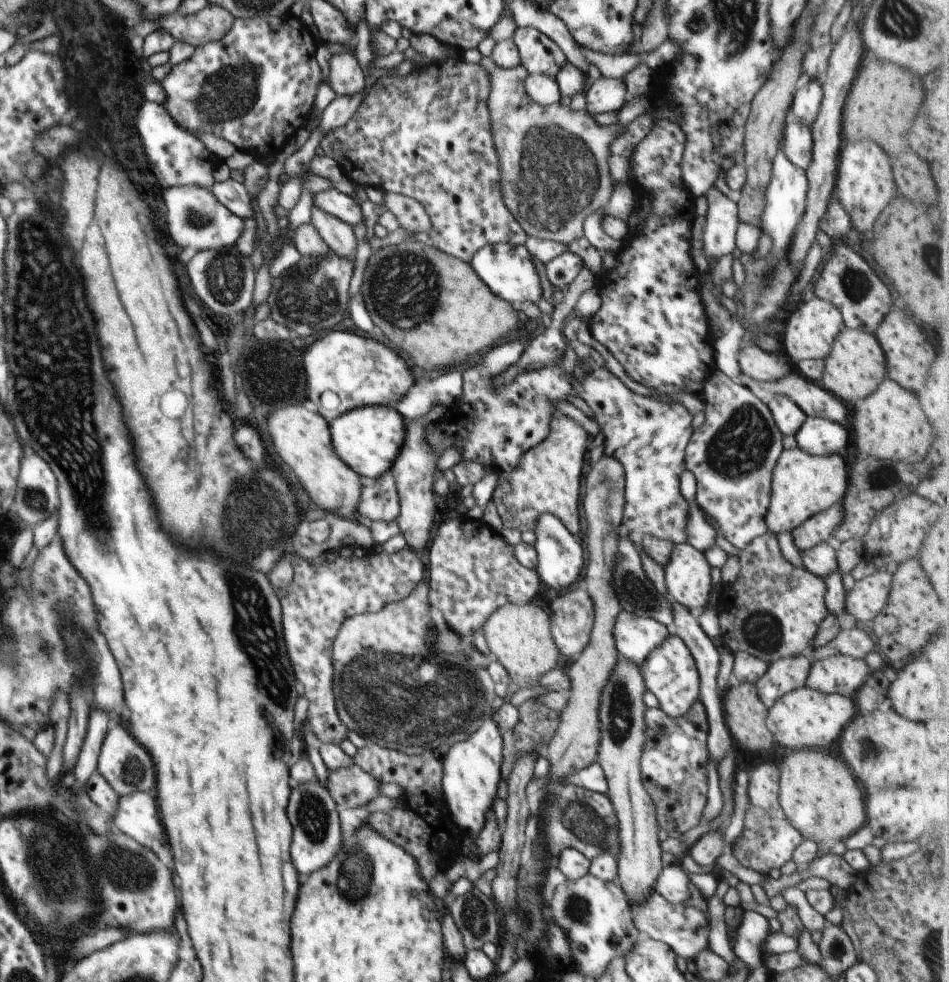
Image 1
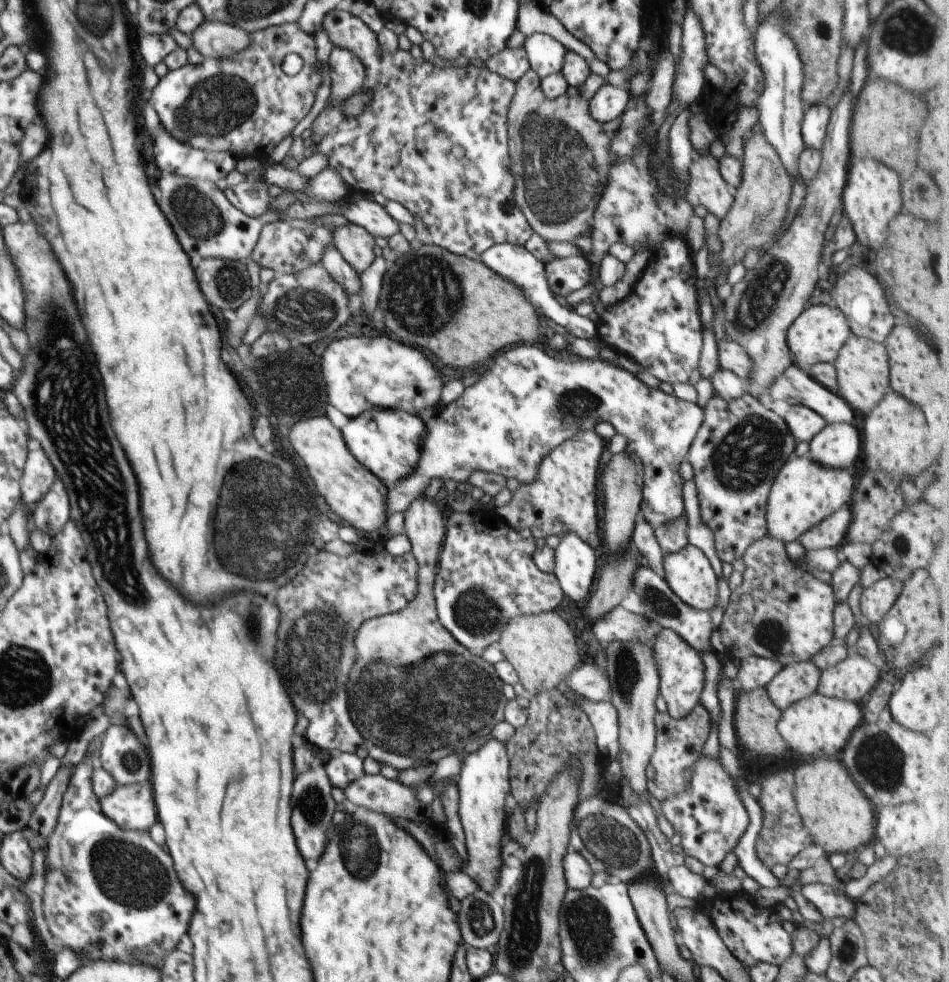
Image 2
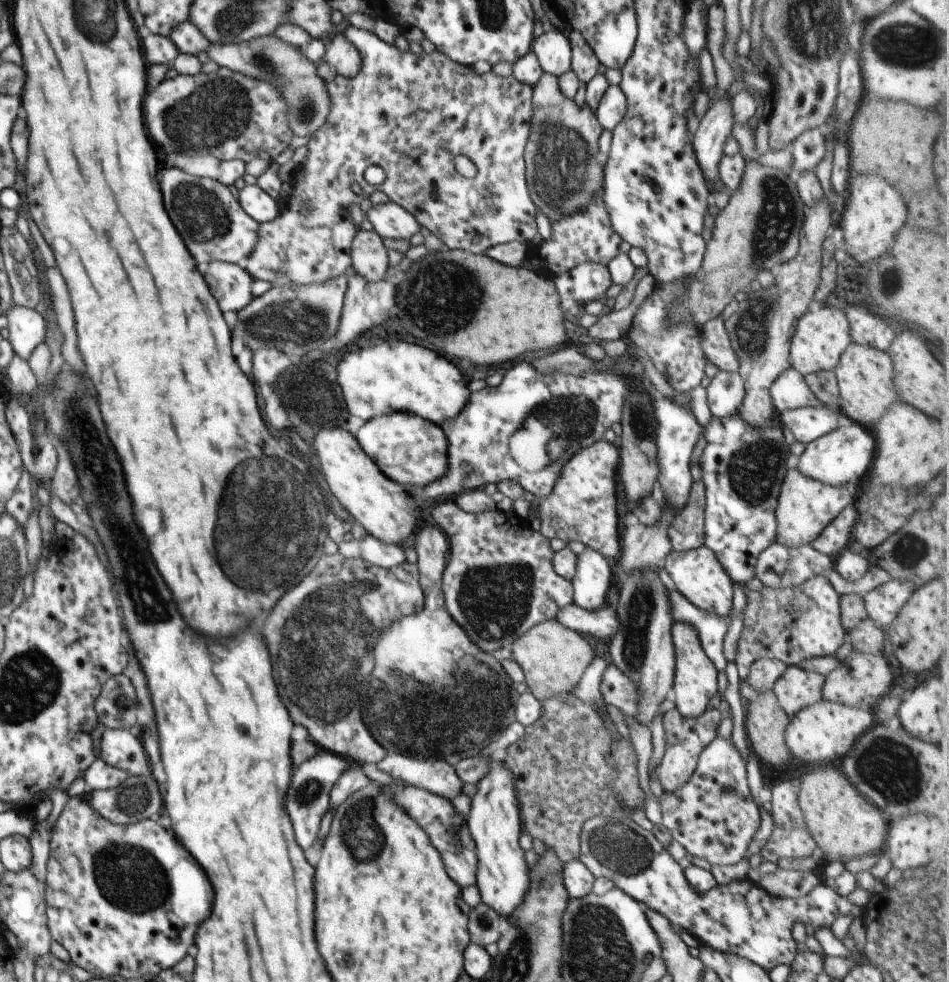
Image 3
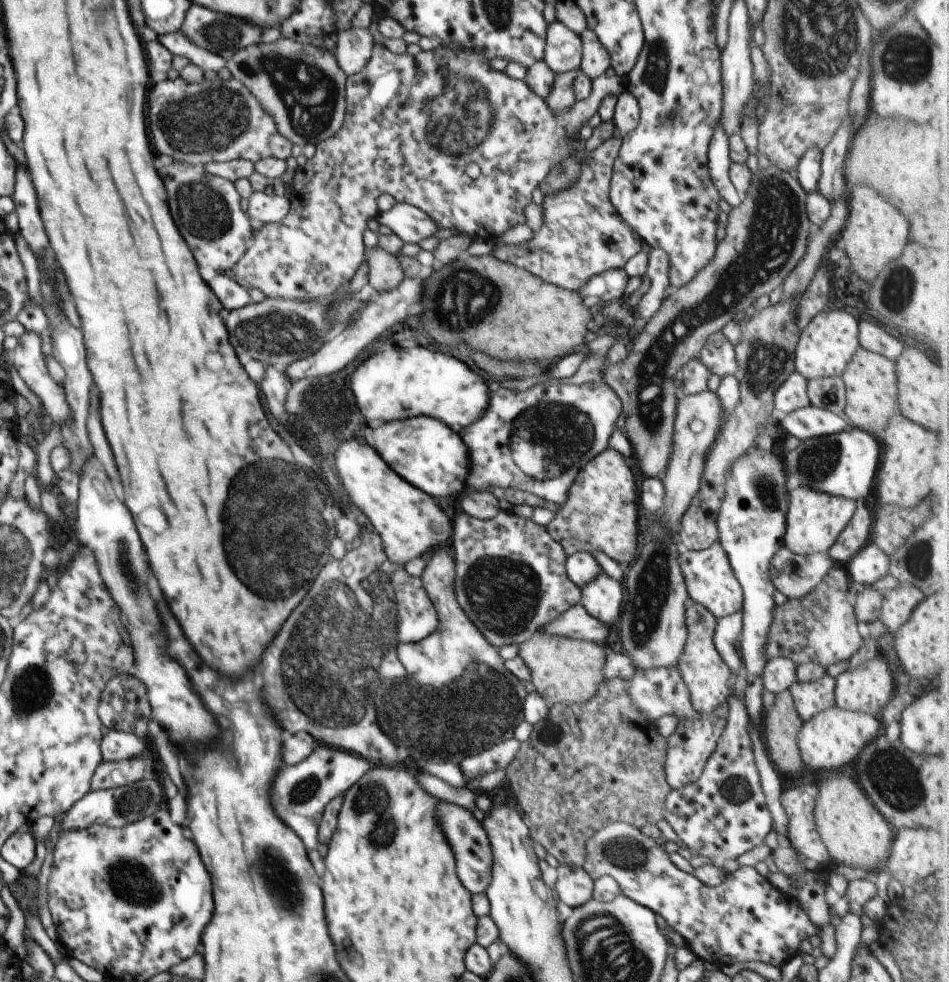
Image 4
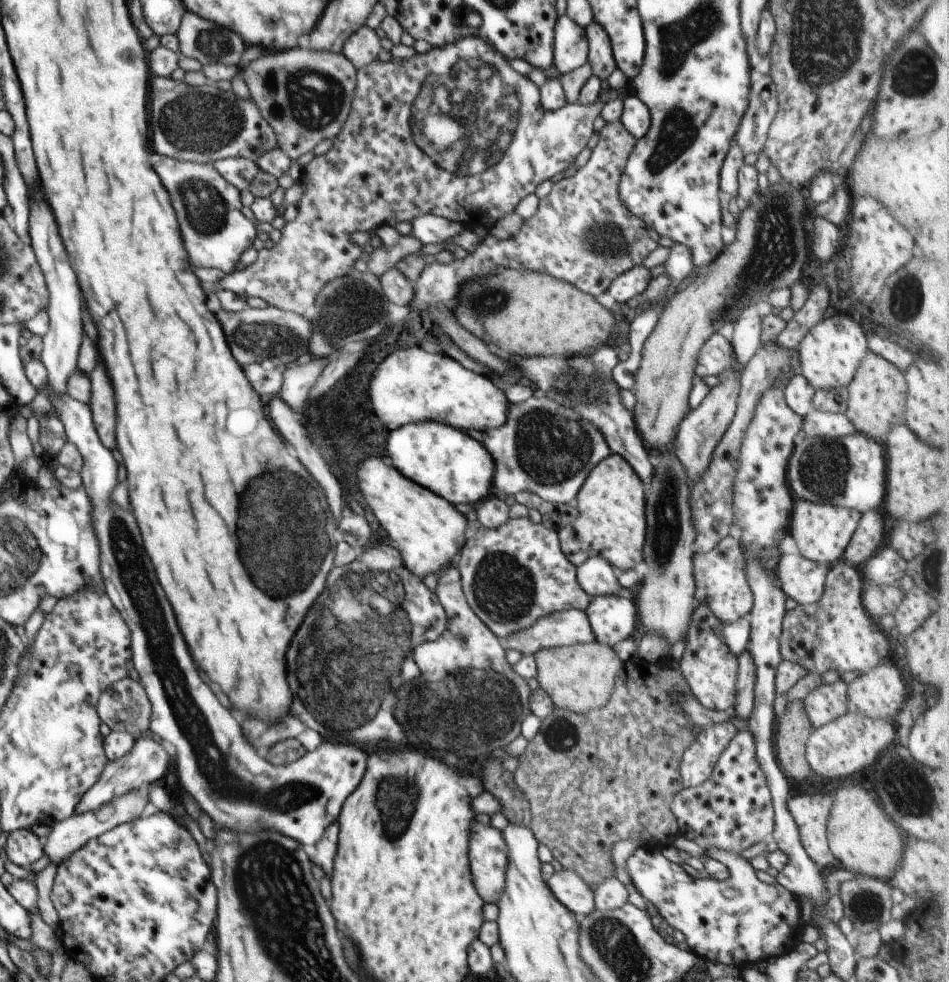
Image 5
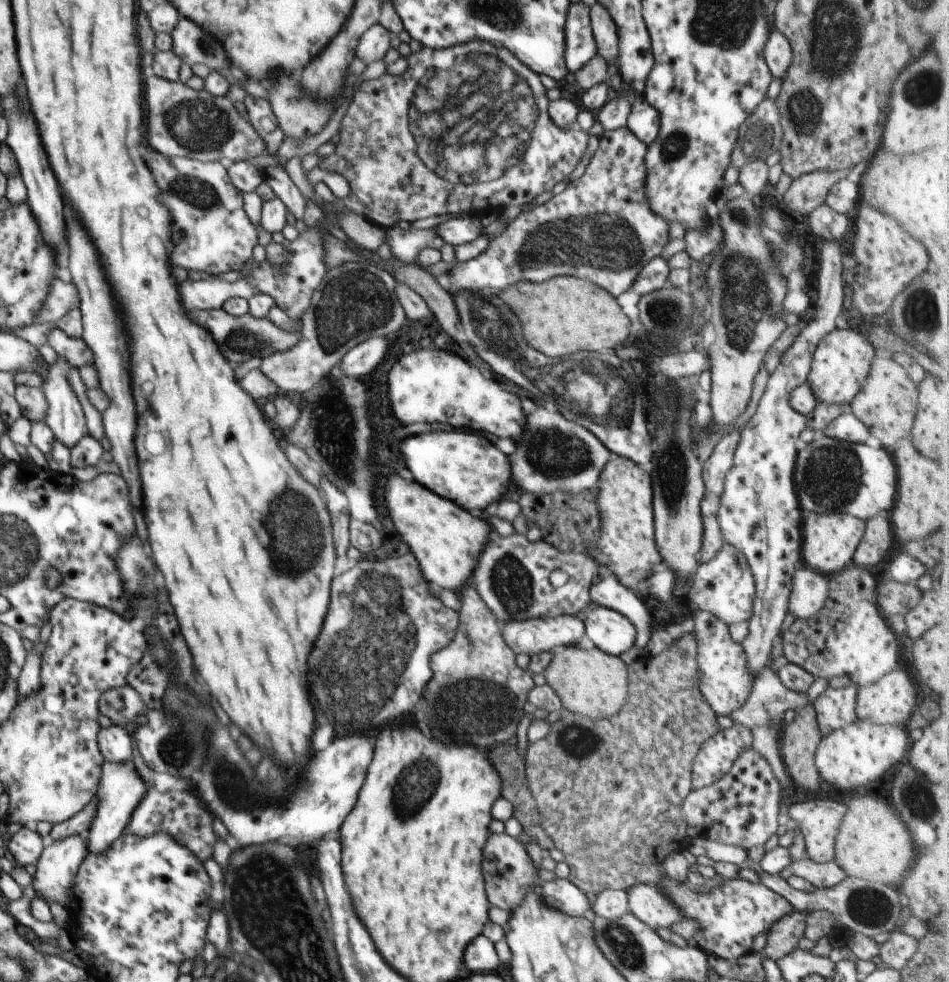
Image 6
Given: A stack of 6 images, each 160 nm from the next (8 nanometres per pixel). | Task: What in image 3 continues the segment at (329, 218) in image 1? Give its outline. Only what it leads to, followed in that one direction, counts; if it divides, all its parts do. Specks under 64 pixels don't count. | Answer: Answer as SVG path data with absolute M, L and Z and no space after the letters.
M358 230L350 244L352 267L368 282L381 282L387 275L388 254L383 239L374 231Z

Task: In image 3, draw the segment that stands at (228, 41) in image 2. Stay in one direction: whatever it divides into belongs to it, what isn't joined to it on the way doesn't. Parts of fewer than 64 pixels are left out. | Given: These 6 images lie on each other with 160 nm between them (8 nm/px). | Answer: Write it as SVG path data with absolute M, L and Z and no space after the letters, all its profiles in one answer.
M275 35L252 38L238 44L222 44L222 42L210 42L206 50L208 58L216 62L220 67L230 68L234 72L240 72L244 76L252 76L256 80L264 80L274 84L288 110L286 118L290 124L290 130L300 139L314 135L314 132L326 124L326 118L330 114L330 96L326 88L326 82L318 76L318 63L310 62L304 52L283 42Z

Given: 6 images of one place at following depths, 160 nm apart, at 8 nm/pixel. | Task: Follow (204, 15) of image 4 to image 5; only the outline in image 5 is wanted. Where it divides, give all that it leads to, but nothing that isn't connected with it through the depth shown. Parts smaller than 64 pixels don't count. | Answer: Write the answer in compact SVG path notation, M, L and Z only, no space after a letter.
M187 10L175 38L179 41L178 54L181 57L194 58L202 65L226 64L227 66L238 66L246 49L245 43L238 34Z

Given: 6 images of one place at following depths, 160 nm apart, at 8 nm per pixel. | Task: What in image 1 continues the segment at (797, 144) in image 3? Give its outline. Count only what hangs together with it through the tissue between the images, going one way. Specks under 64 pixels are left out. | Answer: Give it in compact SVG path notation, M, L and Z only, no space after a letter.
M811 79L793 98L791 115L811 128L818 116L823 99L821 80Z

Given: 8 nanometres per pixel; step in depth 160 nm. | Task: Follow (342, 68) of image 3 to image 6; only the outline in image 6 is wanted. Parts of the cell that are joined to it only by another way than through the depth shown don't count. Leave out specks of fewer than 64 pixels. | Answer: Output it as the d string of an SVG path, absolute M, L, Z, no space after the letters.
M376 23L362 34L355 50L355 56L363 60L367 65L382 60L391 47L390 42L392 42L390 31L380 23Z

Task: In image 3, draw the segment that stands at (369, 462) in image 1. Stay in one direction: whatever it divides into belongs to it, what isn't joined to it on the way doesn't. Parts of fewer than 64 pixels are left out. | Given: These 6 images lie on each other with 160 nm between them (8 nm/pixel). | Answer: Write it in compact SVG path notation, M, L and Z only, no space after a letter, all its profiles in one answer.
M394 412L386 416L370 418L359 428L354 438L358 440L358 446L362 451L376 462L380 472L404 488L418 486L424 489L426 484L435 482L446 474L448 440L438 425L420 416Z

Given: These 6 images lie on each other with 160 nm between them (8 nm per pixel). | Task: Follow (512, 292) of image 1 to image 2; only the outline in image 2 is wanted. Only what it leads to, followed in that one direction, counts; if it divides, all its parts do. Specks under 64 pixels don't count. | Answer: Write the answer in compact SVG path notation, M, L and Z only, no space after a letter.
M510 243L496 244L482 252L480 262L484 262L498 276L502 276L508 282L512 282L516 288L522 288L522 294L526 296L526 300L536 307L536 310L543 317L552 319L576 338L592 339L597 337L597 323L592 322L588 317L578 315L574 308L567 307L561 299L553 296L546 279L545 264L534 258L524 245L516 246Z

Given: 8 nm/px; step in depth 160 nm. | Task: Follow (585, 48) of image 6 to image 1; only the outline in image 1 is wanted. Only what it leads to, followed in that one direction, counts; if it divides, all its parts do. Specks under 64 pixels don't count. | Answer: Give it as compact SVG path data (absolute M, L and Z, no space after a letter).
M520 27L513 36L519 50L521 64L530 75L555 77L568 62L564 51L542 31L534 27Z

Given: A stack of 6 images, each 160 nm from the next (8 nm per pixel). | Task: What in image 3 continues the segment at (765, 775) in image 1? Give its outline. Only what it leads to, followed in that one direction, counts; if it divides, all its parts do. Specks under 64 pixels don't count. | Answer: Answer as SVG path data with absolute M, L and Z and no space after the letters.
M798 778L794 780L784 780L777 782L771 789L772 796L770 803L771 816L774 822L773 832L768 842L760 850L762 860L778 863L782 858L808 858L816 850L817 844L806 828L804 816L798 804L798 792L800 792L800 782Z

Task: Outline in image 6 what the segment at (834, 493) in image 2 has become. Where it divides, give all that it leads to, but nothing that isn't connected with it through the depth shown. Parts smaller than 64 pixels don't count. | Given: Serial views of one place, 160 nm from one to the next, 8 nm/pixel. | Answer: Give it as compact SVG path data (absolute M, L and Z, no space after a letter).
M801 511L803 545L802 562L824 576L832 576L853 564L853 556L865 531L865 522L849 514L839 512L816 514Z

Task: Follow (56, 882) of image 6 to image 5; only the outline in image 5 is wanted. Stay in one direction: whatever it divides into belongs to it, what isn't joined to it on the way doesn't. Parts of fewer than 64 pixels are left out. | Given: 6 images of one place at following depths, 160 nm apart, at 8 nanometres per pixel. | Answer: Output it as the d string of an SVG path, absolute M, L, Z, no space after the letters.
M127 793L120 797L115 797L110 803L104 804L94 811L69 817L59 824L52 826L50 836L43 839L43 852L50 859L50 863L58 866L70 859L80 848L83 848L91 839L99 838L102 834L109 832L112 828L123 823L136 821L150 811L147 799L135 793Z

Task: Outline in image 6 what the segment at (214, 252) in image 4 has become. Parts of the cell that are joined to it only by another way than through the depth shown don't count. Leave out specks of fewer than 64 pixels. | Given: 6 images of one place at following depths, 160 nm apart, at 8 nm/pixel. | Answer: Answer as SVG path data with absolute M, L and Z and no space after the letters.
M140 144L146 166L150 168L158 188L160 200L168 208L180 230L172 230L174 250L172 266L194 270L194 276L216 276L230 270L242 271L252 259L252 250L258 244L260 228L252 224L243 207L243 192L230 180L227 169L220 163L196 159L162 156L154 148Z

